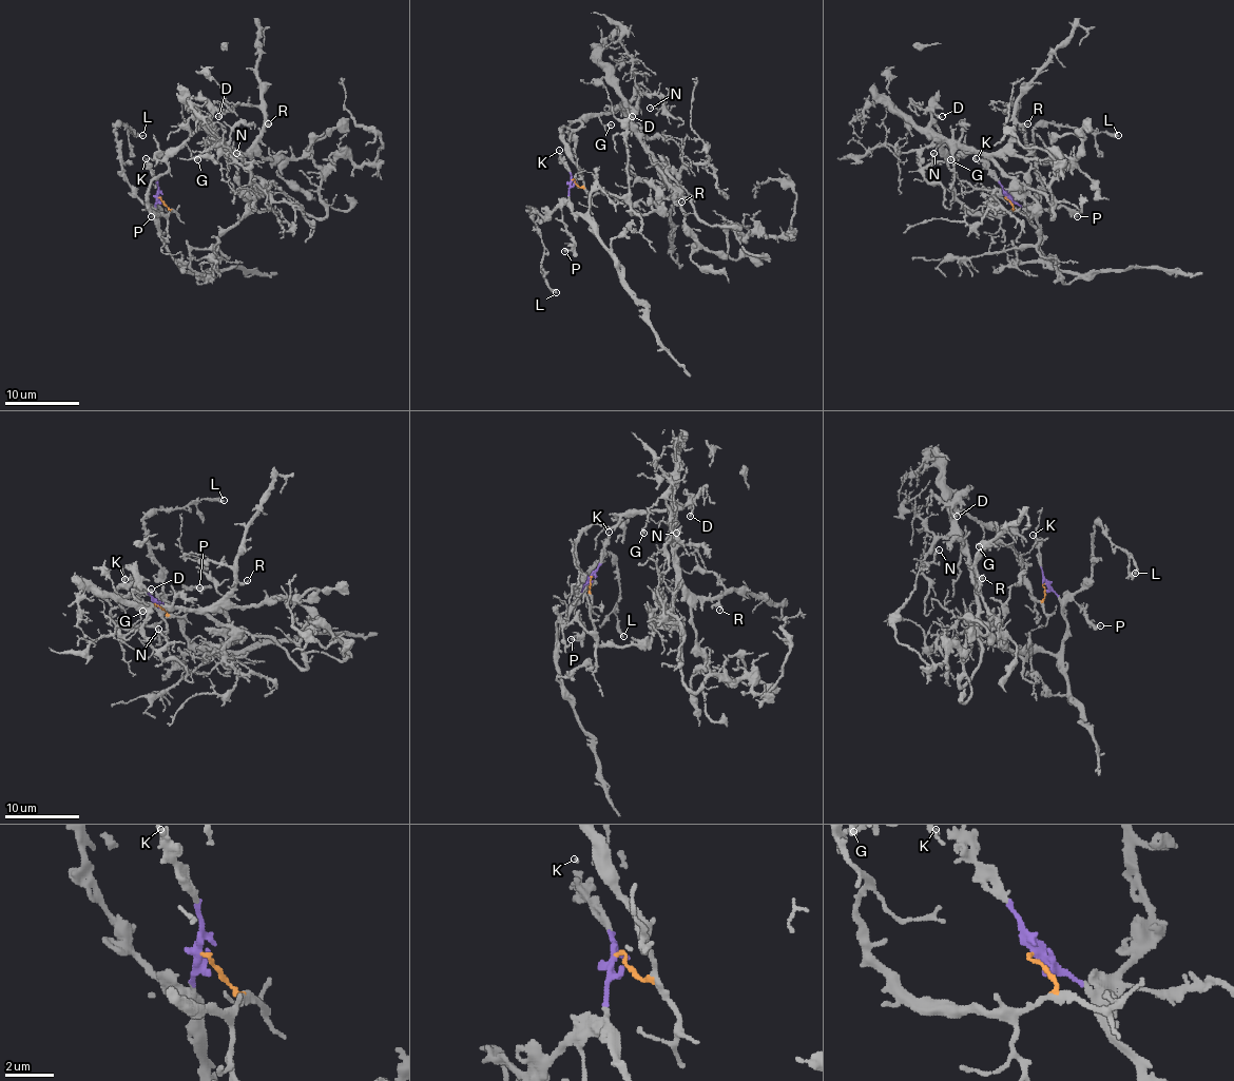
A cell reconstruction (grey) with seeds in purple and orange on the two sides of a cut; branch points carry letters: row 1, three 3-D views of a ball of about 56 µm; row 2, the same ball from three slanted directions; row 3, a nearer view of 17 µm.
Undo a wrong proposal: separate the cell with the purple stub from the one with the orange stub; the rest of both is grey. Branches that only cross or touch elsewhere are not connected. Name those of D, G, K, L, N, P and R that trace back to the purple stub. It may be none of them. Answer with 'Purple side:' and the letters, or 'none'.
Purple side: K, L, P

